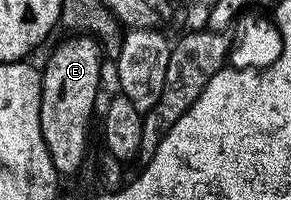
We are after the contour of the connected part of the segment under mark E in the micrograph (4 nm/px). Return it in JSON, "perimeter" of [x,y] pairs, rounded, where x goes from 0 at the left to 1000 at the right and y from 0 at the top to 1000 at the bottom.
{"perimeter":[[[234,180],[234,195],[165,290],[165,335],[148,335],[137,400],[137,635],[144,700],[158,700],[158,760],[186,810],[196,875],[247,870],[289,810],[302,770],[302,620],[316,545],[330,530],[330,465],[344,450],[344,290],[351,255],[326,190]]]}

